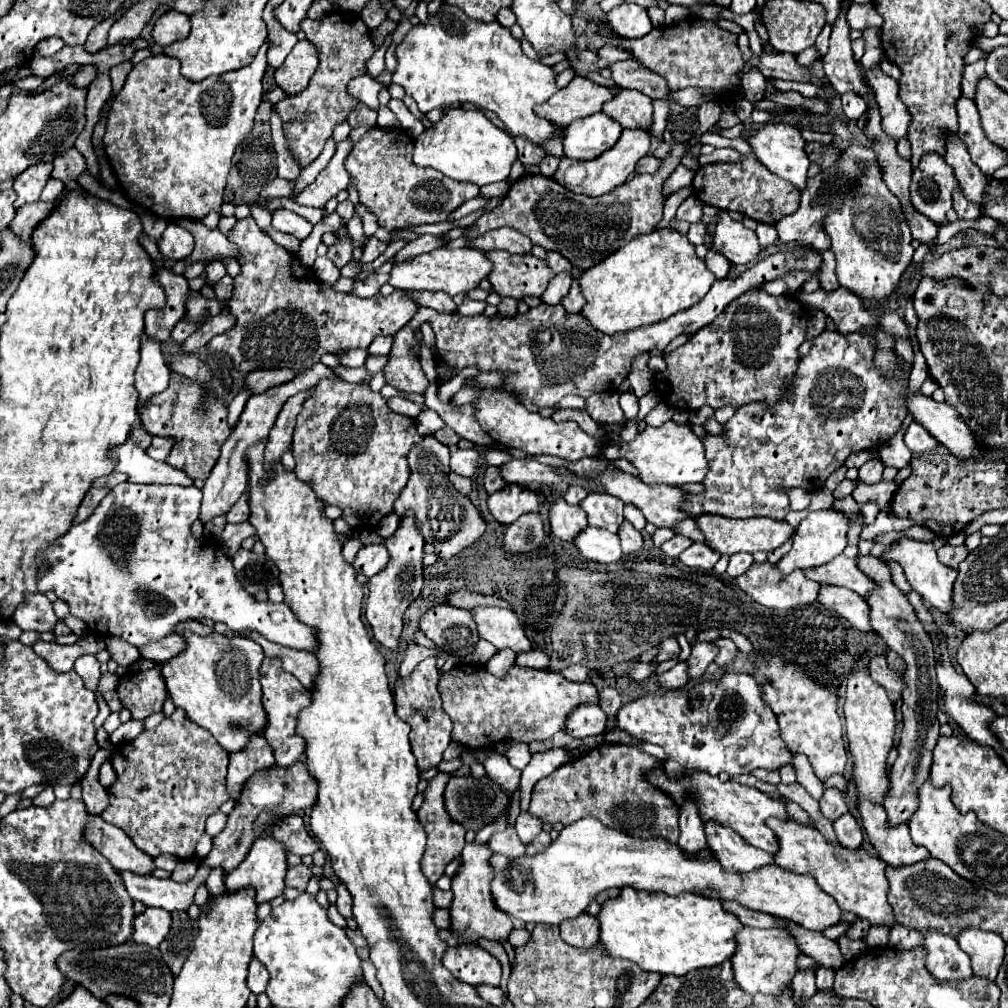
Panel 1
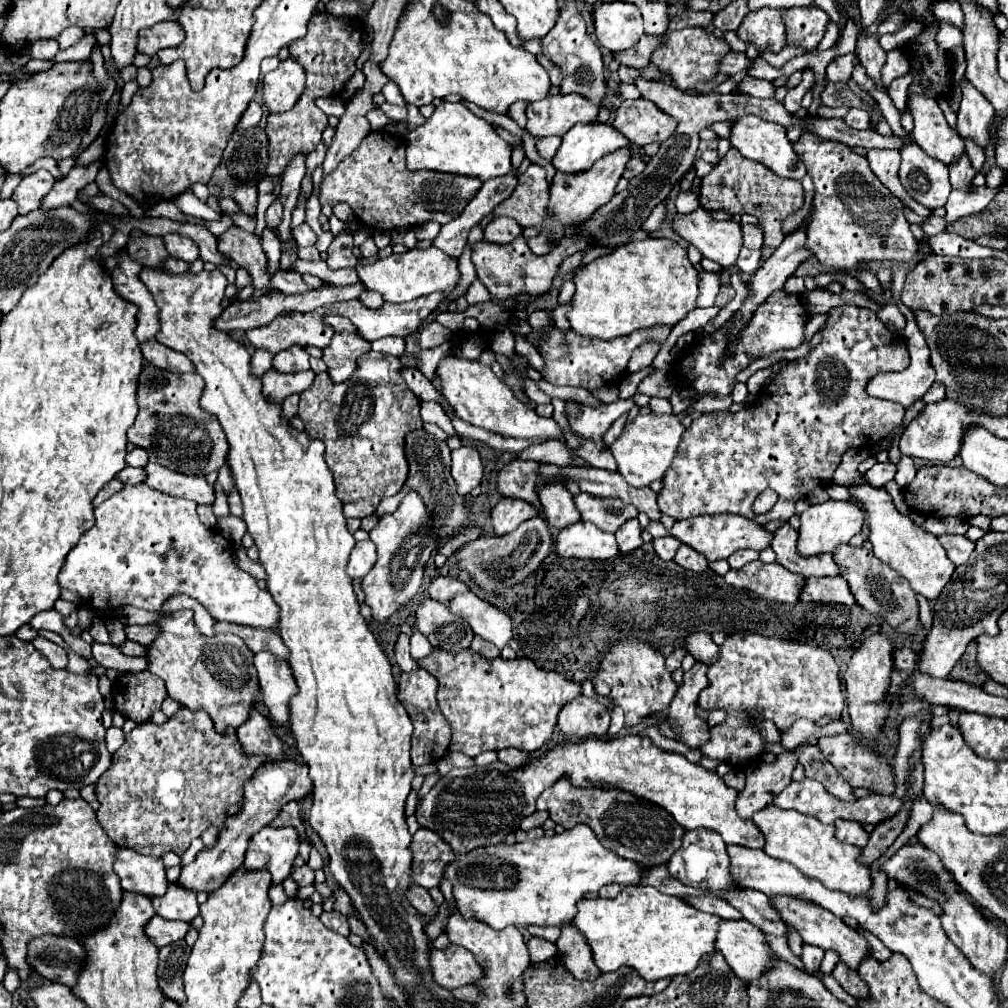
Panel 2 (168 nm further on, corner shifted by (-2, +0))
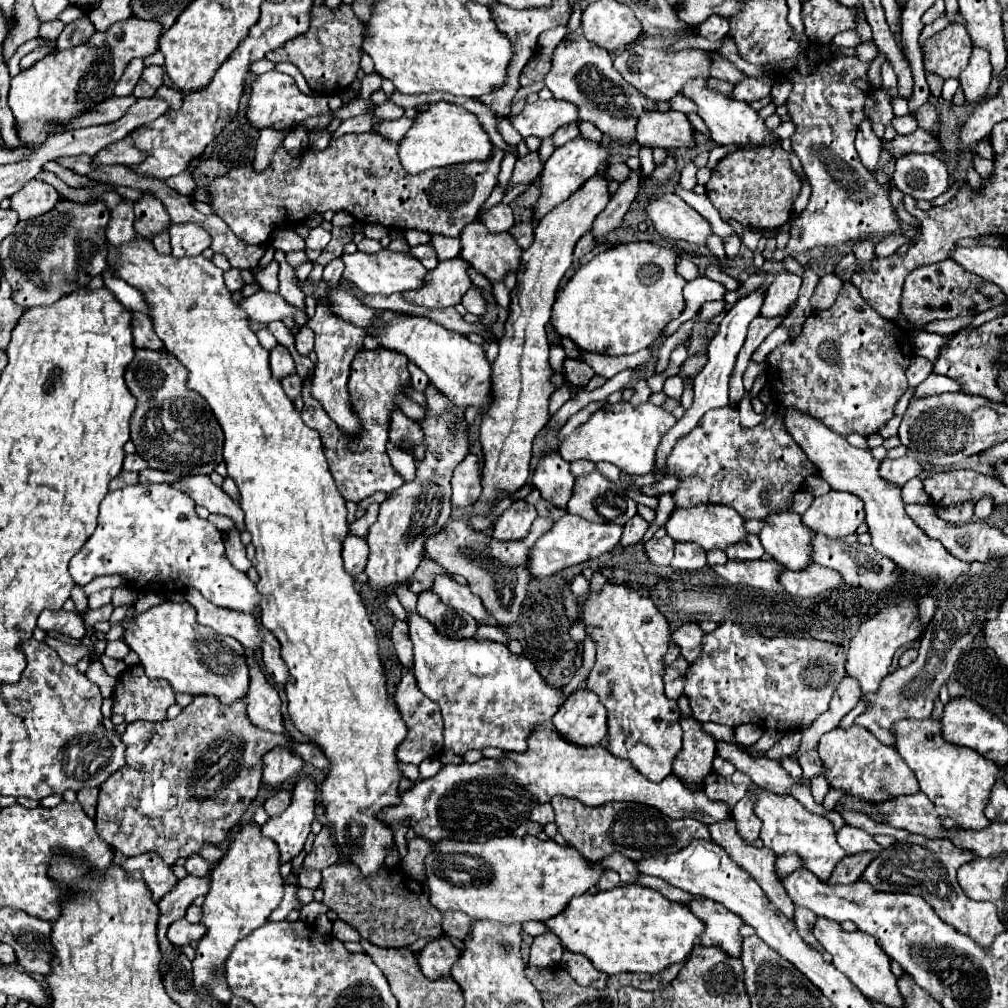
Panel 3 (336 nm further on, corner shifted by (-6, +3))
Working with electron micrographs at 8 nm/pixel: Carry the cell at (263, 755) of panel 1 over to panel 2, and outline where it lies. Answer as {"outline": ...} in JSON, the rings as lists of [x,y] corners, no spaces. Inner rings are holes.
{"outline":[[[253,707],[249,719],[237,729],[237,737],[249,755],[279,757],[283,753],[281,739],[273,733],[271,721]]]}

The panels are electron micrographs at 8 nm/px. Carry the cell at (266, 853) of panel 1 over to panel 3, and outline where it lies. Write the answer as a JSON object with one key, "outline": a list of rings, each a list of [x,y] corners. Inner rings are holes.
{"outline":[[[303,778],[297,782],[293,790],[293,800],[289,808],[275,818],[269,818],[265,826],[261,826],[261,834],[277,842],[281,852],[281,864],[291,862],[301,850],[311,832],[315,808],[315,782]]]}

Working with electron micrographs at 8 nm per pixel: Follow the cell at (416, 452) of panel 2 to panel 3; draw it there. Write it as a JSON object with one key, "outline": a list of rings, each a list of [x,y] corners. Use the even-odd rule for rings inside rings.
{"outline":[[[401,410],[393,412],[391,426],[389,426],[389,440],[393,444],[399,444],[403,440],[415,444],[413,450],[411,450],[411,456],[413,456],[413,460],[417,464],[423,460],[423,454],[425,454],[425,436],[421,432],[421,426],[417,422],[409,420]]]}

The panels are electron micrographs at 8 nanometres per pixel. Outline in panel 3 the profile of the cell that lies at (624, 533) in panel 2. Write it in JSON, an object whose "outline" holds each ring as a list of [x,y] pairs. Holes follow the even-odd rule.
{"outline":[[[637,514],[633,516],[633,520],[629,520],[629,524],[623,526],[623,536],[621,536],[621,546],[631,546],[643,540],[643,534],[647,532],[649,524]]]}

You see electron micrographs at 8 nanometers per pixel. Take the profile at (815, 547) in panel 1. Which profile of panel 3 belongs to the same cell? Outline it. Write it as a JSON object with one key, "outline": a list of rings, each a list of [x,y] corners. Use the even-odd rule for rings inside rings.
{"outline":[[[837,490],[815,498],[803,514],[803,524],[813,534],[823,534],[831,540],[853,534],[861,522],[865,522],[863,500],[849,492]]]}

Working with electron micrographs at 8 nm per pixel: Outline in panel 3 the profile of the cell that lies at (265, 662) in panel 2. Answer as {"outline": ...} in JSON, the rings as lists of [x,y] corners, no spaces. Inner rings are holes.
{"outline":[[[265,632],[265,638],[263,638],[263,666],[265,666],[265,672],[271,676],[273,682],[277,684],[287,684],[287,682],[293,682],[287,674],[287,666],[281,658],[281,644],[277,642],[277,638],[271,634],[271,632]]]}

